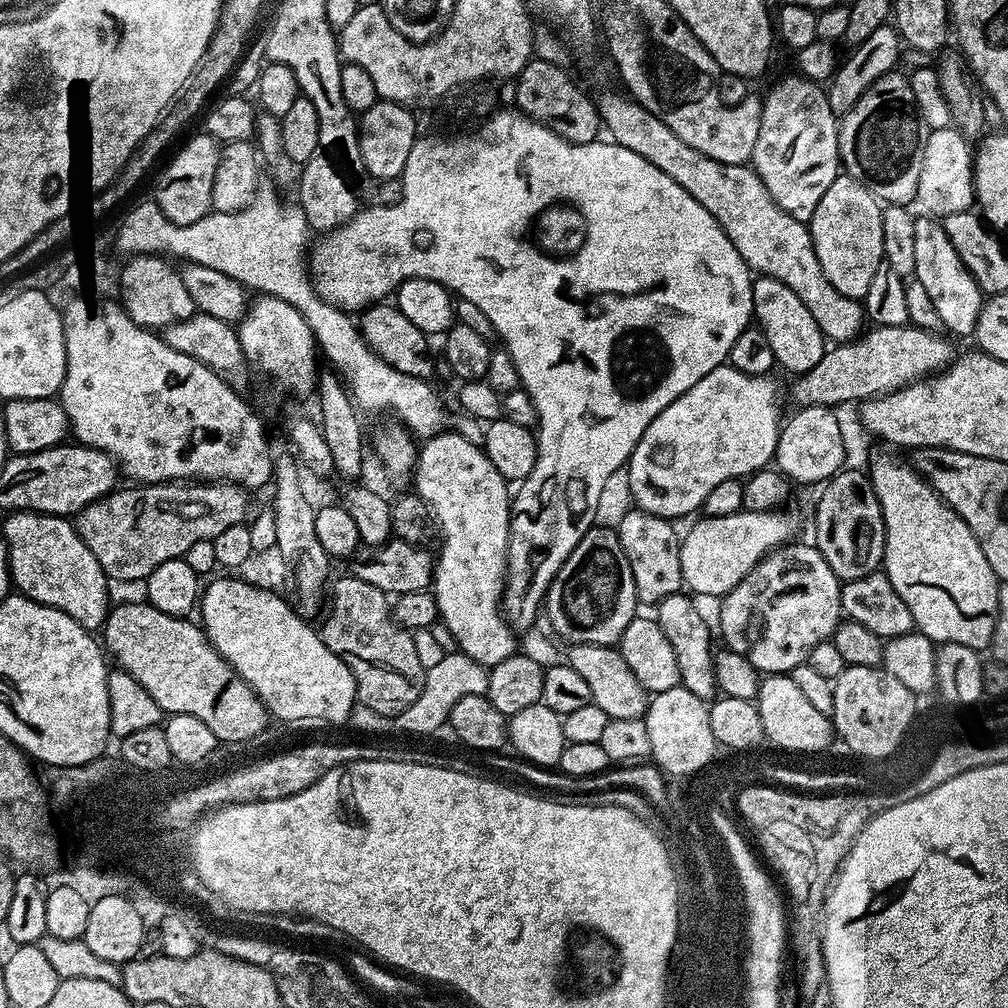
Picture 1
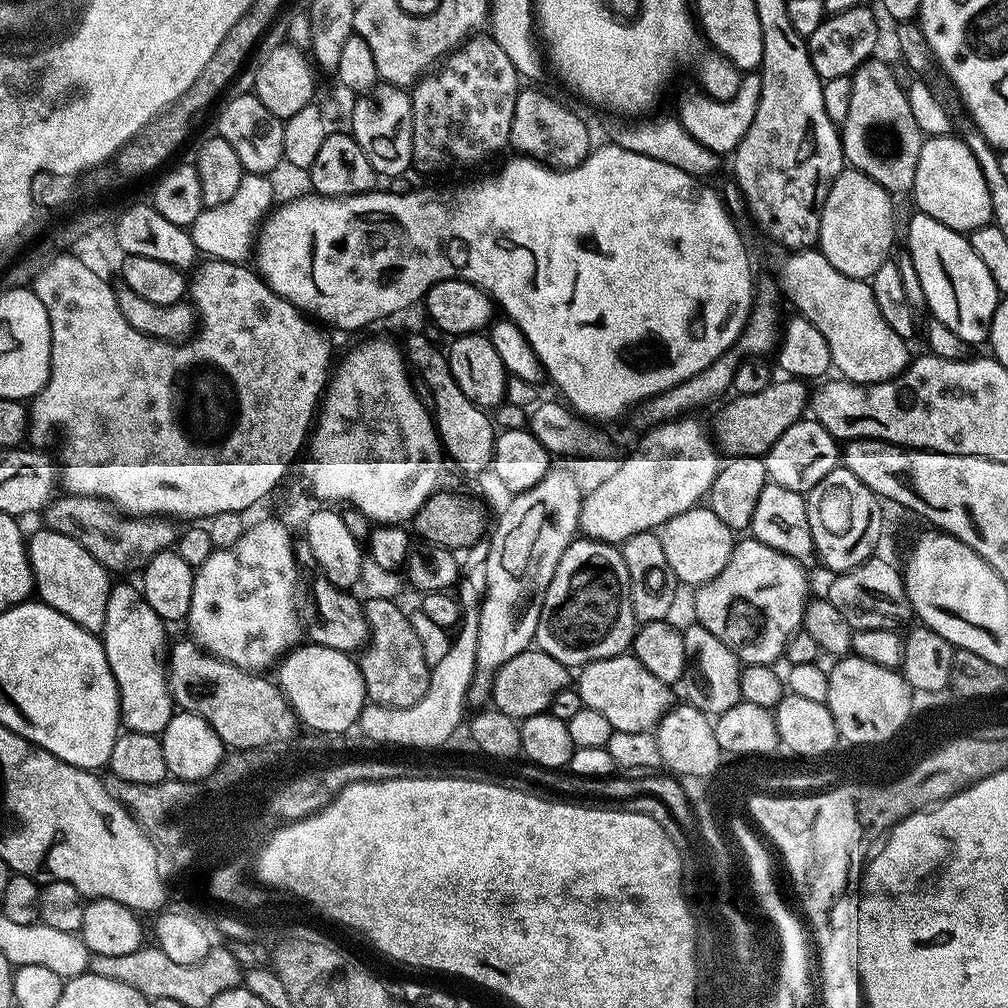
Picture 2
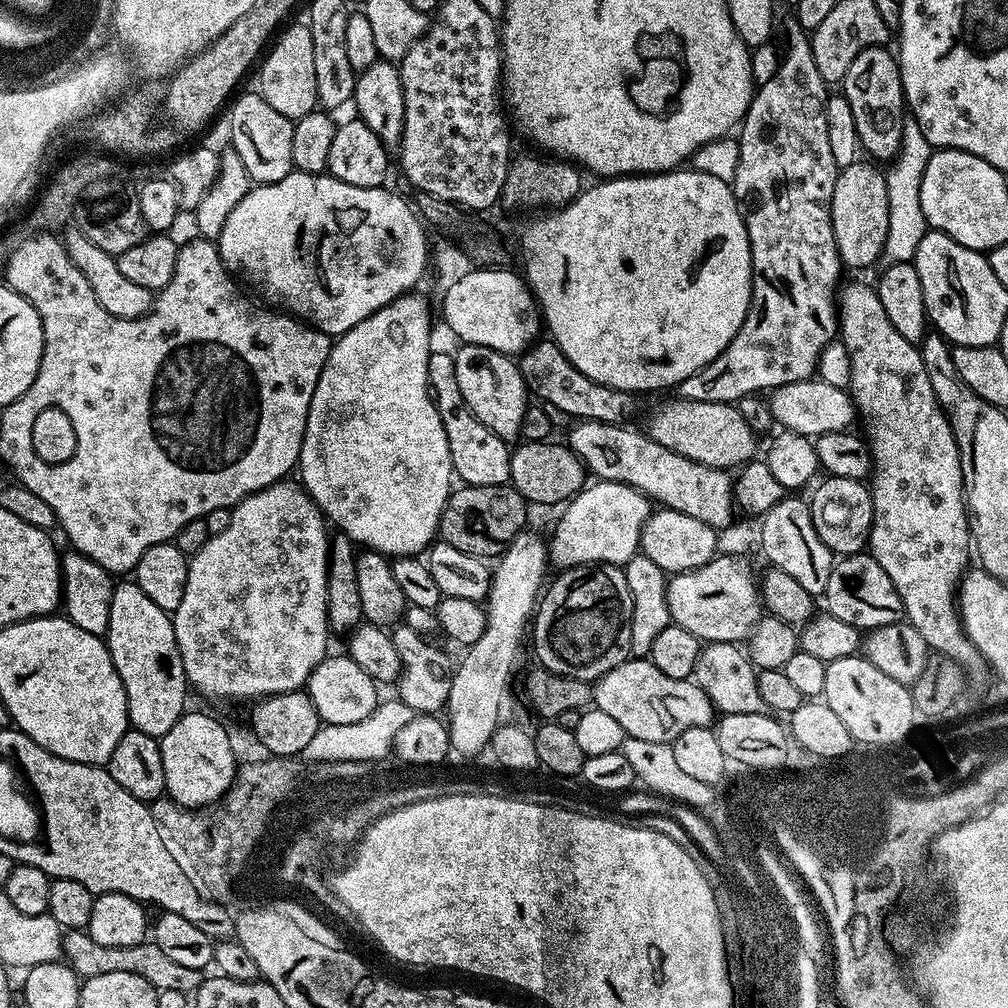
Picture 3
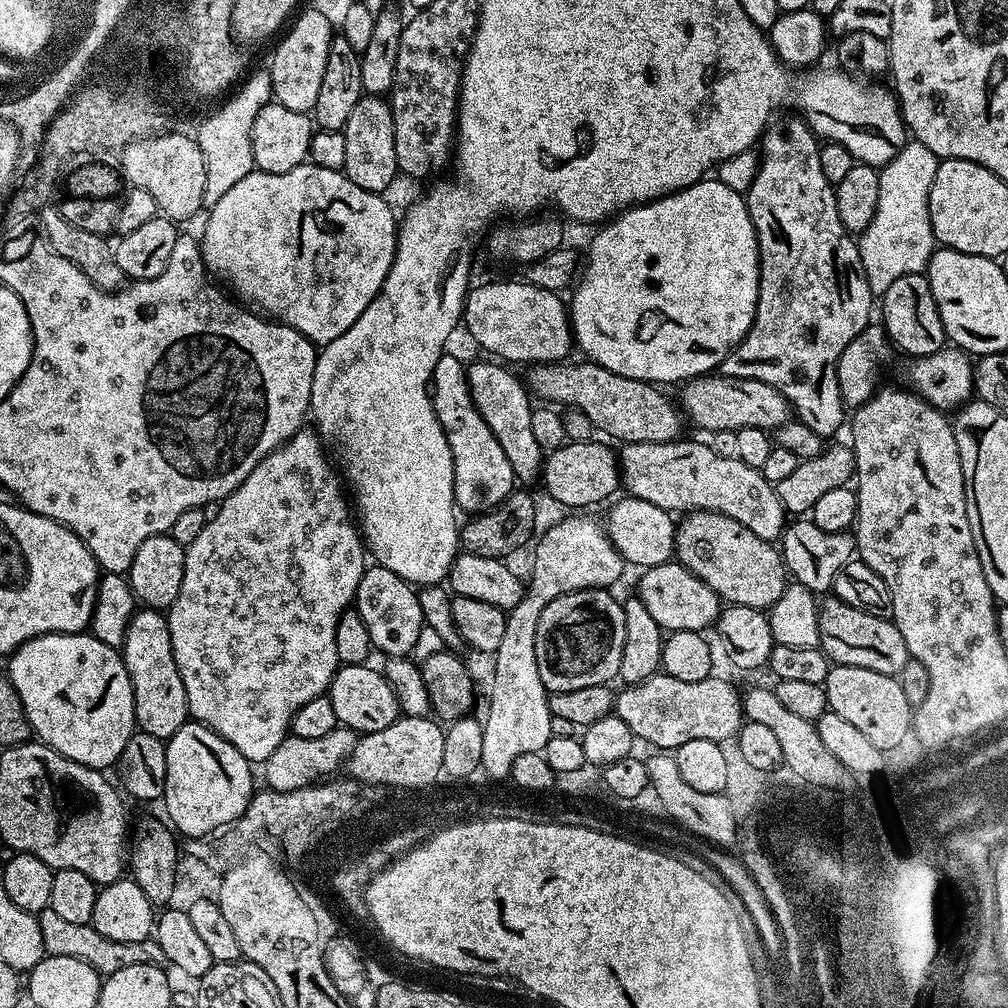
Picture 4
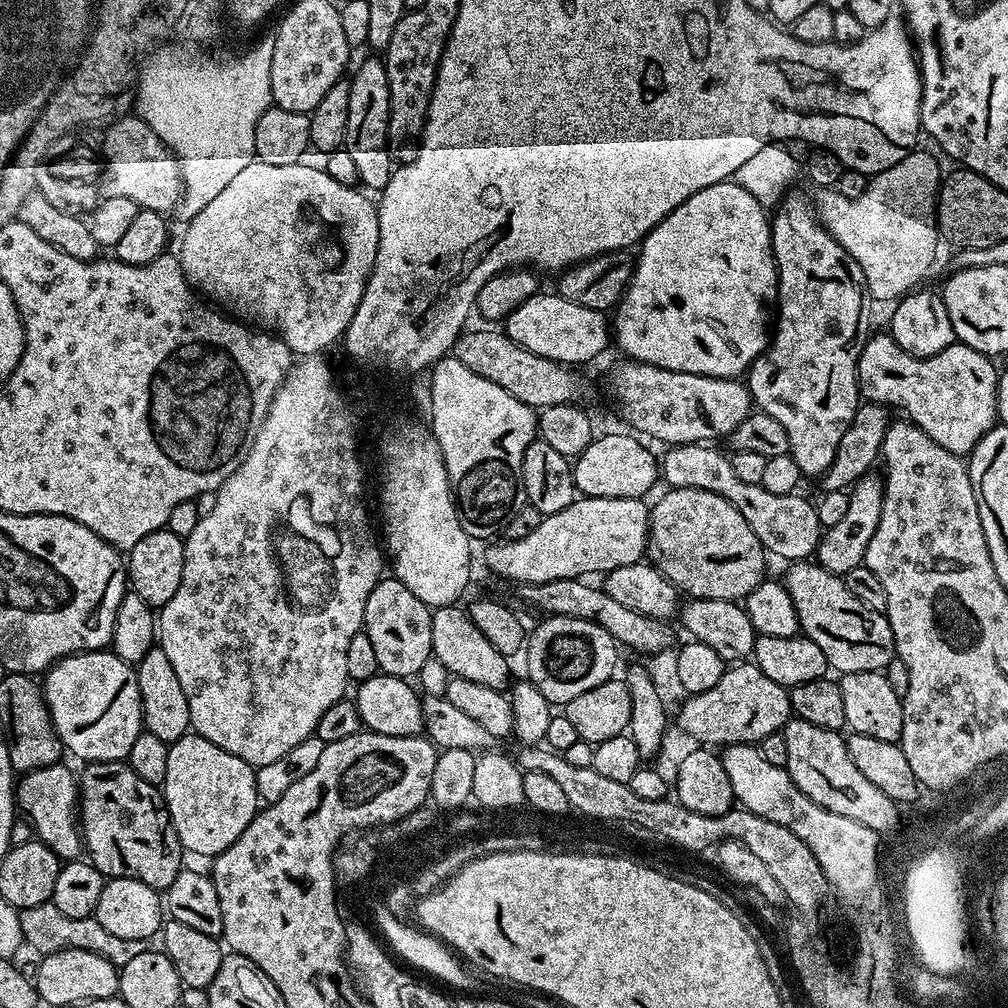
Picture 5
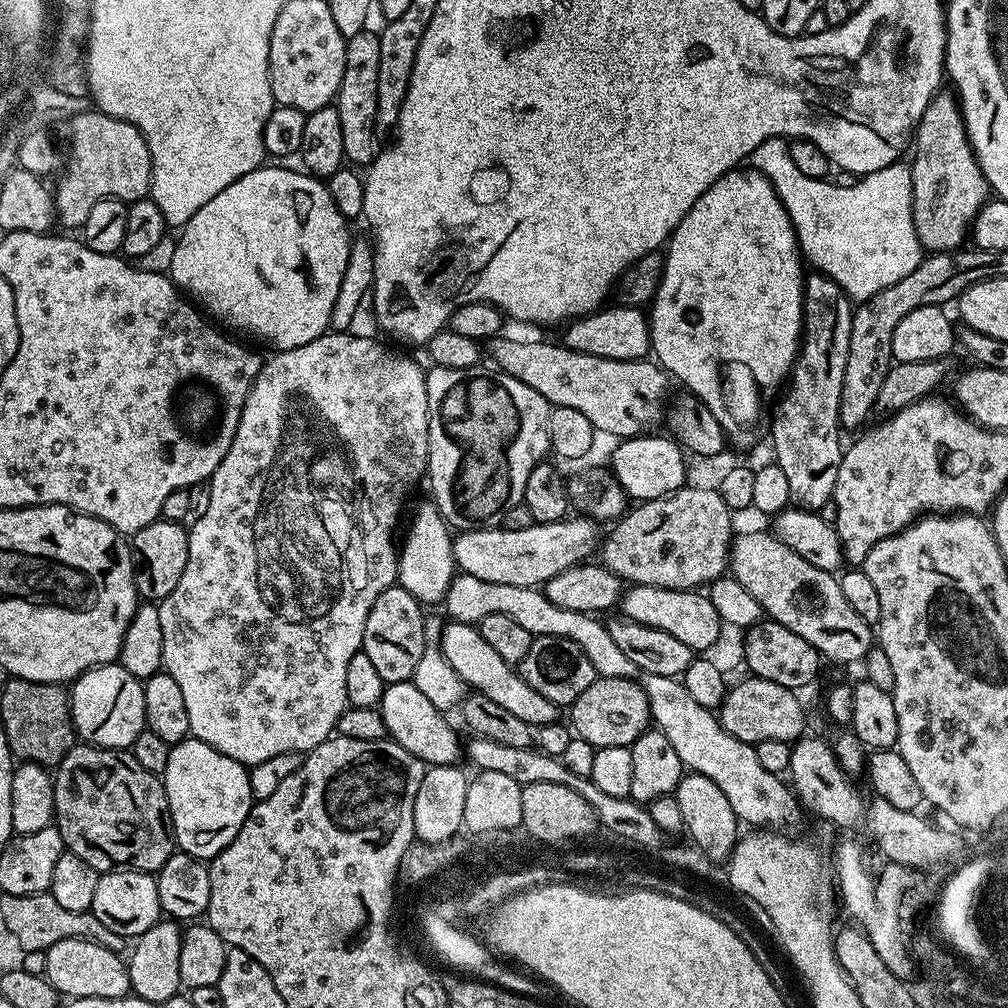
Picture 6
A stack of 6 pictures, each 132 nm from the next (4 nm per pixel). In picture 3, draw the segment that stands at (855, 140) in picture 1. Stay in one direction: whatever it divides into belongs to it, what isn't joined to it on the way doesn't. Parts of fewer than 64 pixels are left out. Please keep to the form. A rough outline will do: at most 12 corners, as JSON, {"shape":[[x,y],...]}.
{"shape":[[887,47],[850,62],[842,95],[873,161],[900,152],[900,62]]}

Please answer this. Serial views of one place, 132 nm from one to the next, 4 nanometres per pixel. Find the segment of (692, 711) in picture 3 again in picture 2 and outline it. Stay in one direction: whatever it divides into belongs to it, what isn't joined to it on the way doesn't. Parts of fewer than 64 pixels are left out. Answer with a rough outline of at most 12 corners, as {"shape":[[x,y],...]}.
{"shape":[[631,654],[590,662],[574,687],[617,732],[652,732],[673,689]]}

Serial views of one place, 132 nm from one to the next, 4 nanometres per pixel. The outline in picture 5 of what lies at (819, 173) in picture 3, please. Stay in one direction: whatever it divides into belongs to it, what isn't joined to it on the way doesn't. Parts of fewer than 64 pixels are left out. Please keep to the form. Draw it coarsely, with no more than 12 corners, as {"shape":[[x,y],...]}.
{"shape":[[813,205],[770,220],[780,321],[746,373],[801,477],[859,410],[864,271]]}

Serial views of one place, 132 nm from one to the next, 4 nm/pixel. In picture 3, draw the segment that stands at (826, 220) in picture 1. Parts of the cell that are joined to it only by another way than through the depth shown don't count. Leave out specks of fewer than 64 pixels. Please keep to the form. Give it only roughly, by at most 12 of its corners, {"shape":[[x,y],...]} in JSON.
{"shape":[[875,163],[836,174],[830,218],[840,263],[868,268],[890,230]]}

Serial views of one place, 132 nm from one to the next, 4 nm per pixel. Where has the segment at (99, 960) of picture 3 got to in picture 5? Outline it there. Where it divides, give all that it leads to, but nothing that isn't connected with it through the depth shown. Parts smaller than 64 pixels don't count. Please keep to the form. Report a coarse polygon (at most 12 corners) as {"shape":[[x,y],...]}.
{"shape":[[50,902],[19,909],[24,944],[39,954],[90,950],[122,966],[146,940],[110,934],[92,916]]}

